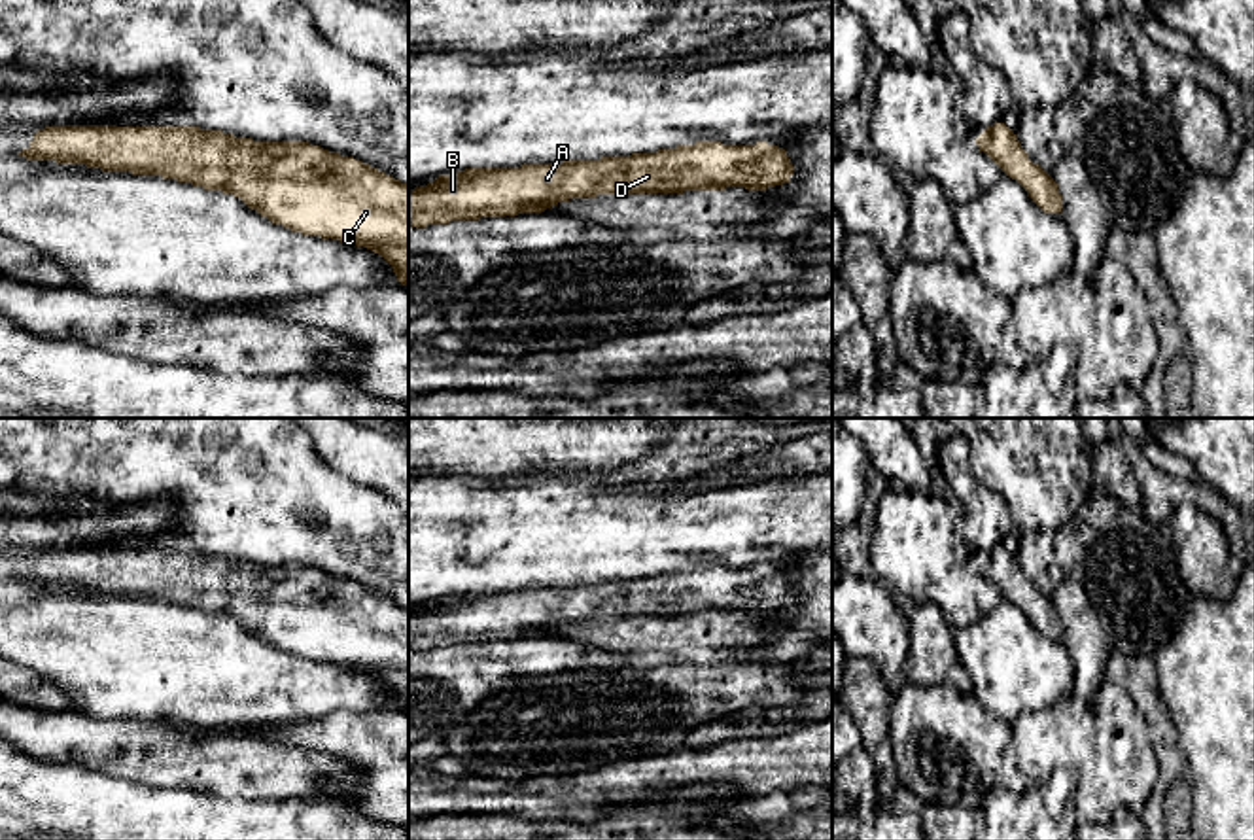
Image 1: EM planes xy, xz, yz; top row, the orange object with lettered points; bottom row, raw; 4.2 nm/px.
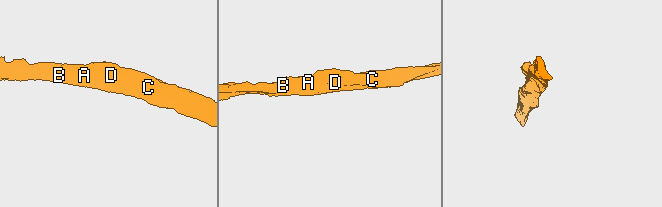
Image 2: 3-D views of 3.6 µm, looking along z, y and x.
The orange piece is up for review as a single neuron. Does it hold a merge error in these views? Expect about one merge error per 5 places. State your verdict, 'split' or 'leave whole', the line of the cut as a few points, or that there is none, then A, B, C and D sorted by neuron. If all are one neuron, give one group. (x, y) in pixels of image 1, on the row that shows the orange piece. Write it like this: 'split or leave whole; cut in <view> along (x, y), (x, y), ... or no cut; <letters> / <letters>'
leave whole; no cut; A B C D

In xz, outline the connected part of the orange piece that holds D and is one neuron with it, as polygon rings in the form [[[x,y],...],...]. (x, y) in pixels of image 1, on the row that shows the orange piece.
[[[709,140],[592,161],[467,168],[409,189],[409,227],[549,212],[558,201],[592,195],[764,189],[785,185],[791,178],[792,165],[783,146],[728,146]]]

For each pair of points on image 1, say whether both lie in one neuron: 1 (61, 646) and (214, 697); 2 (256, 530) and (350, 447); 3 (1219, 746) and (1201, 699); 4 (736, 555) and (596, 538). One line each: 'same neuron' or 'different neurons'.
1: same neuron
2: different neurons
3: same neuron
4: same neuron

